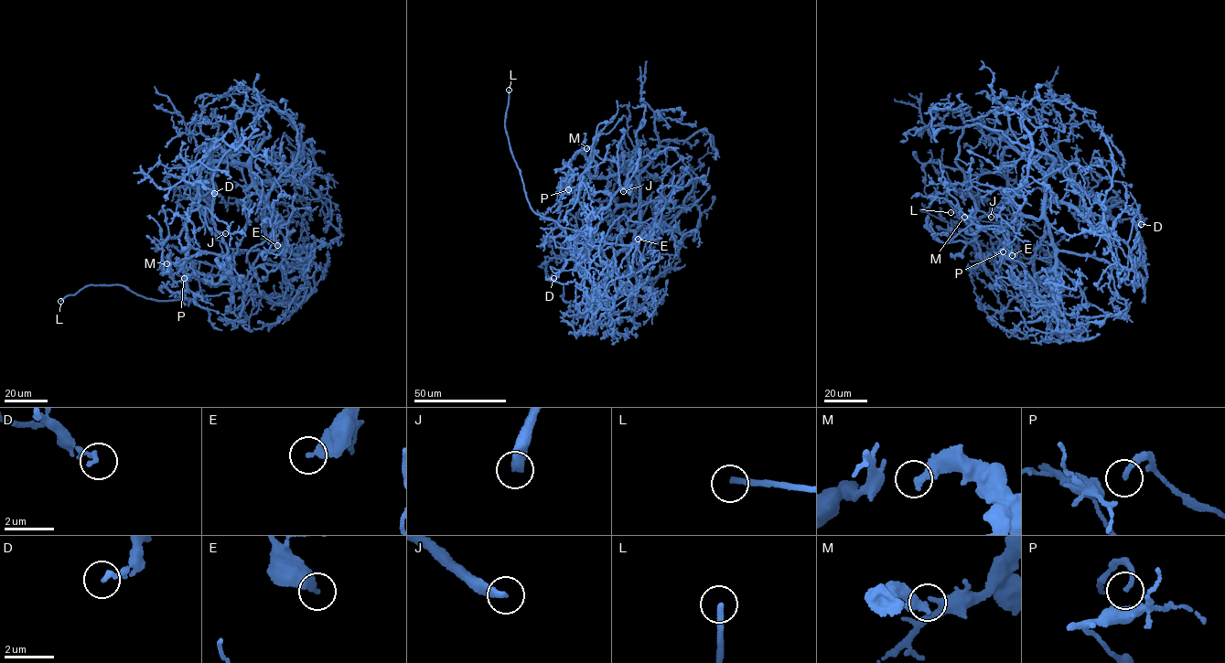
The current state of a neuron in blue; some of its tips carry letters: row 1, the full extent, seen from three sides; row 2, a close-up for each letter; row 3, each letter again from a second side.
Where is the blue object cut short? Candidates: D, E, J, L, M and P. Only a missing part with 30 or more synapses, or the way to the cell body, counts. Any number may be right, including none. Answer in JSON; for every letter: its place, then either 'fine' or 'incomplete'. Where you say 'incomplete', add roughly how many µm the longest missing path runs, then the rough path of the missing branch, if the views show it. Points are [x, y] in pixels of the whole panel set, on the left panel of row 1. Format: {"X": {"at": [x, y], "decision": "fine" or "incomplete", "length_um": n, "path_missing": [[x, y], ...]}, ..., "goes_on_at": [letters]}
{"D": {"at": [214, 193], "decision": "fine"}, "E": {"at": [277, 245], "decision": "fine"}, "J": {"at": [225, 233], "decision": "incomplete", "length_um": 40, "path_missing": [[225, 233], [220, 233], [217, 218], [223, 212], [224, 205]]}, "L": {"at": [60, 301], "decision": "incomplete", "length_um": 9}, "M": {"at": [166, 263], "decision": "fine"}, "P": {"at": [184, 278], "decision": "fine"}, "goes_on_at": ["J", "L"]}

